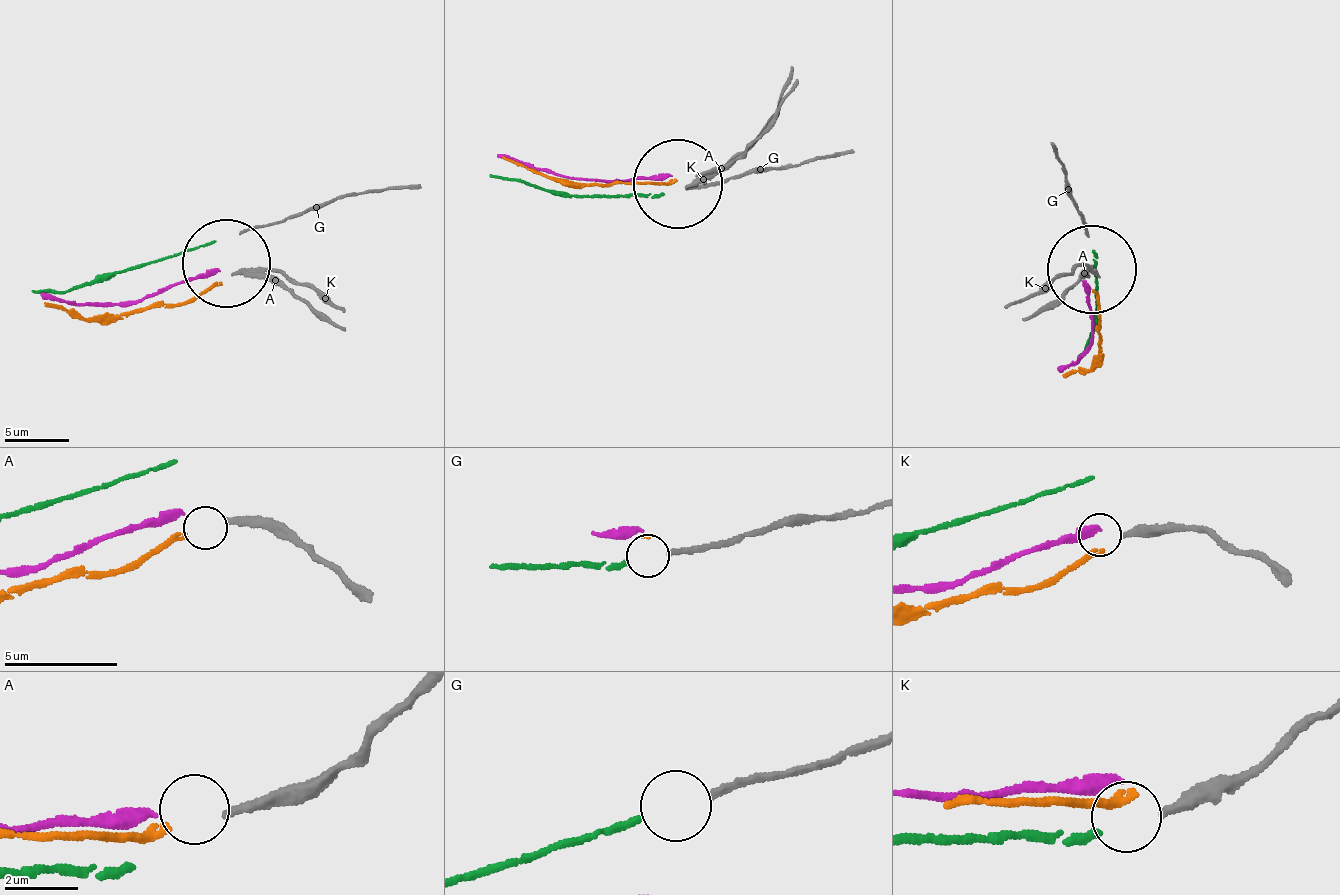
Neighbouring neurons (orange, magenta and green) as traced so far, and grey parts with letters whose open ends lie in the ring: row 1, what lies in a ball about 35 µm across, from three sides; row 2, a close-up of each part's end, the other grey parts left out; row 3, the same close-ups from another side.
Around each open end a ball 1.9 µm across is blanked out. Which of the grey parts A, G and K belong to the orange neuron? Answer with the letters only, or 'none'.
A

